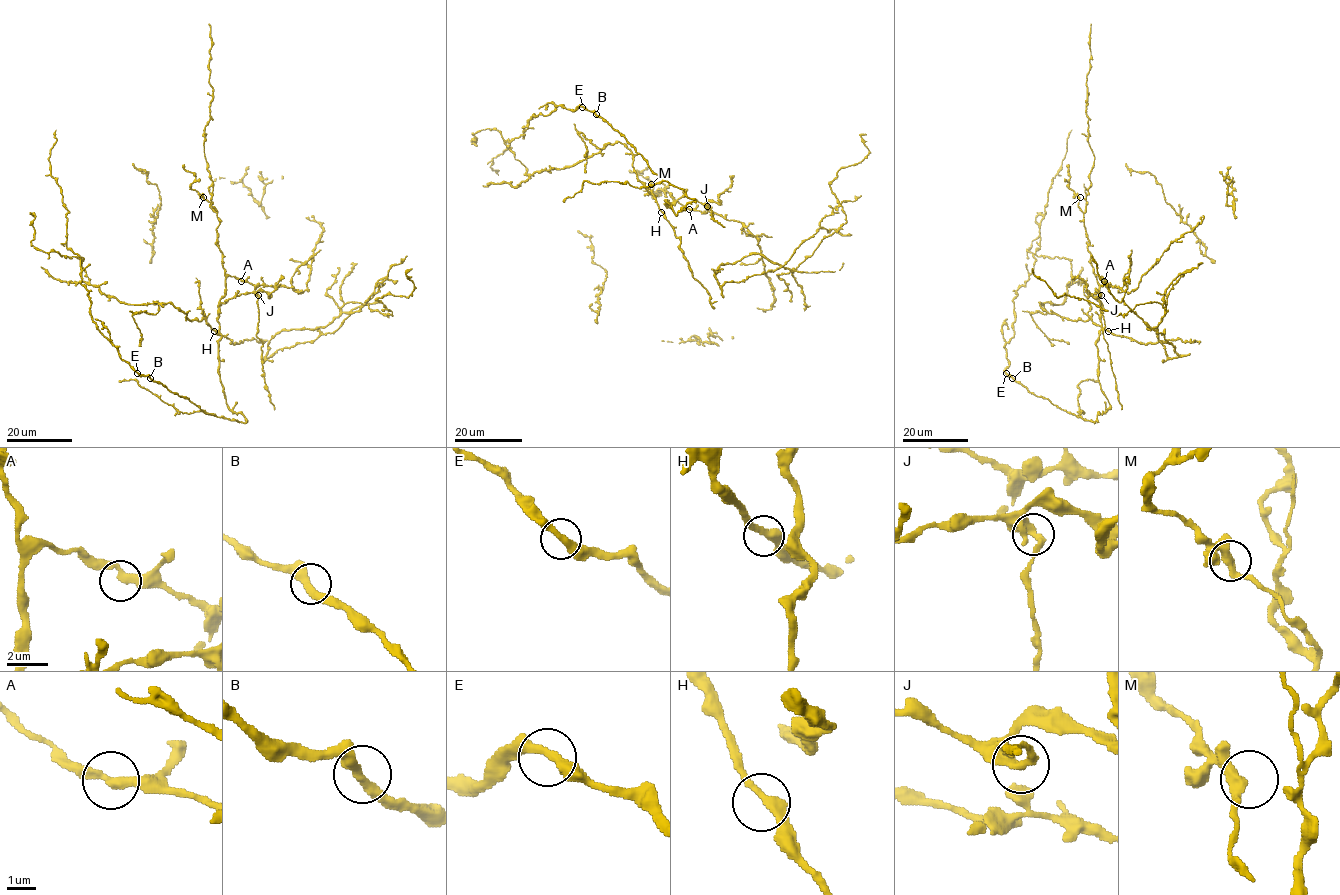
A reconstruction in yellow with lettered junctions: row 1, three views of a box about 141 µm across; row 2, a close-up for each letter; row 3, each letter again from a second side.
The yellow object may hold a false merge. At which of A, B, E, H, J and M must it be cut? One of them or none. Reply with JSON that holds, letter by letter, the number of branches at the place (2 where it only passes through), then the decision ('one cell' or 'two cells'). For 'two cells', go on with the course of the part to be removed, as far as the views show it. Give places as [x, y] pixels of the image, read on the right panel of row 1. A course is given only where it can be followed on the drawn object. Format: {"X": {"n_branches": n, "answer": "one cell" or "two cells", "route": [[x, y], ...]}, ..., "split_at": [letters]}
{"A": {"n_branches": 2, "answer": "one cell"}, "B": {"n_branches": 2, "answer": "one cell"}, "E": {"n_branches": 2, "answer": "one cell"}, "H": {"n_branches": 2, "answer": "one cell"}, "J": {"n_branches": 2, "answer": "two cells", "route": [[1101, 295], [1099, 305], [1105, 326], [1103, 336], [1108, 344], [1121, 409]]}, "M": {"n_branches": 2, "answer": "one cell"}, "split_at": ["J"]}

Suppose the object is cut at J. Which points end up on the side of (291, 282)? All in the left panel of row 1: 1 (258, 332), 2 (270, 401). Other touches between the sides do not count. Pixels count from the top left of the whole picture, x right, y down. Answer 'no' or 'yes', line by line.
1: no
2: no

